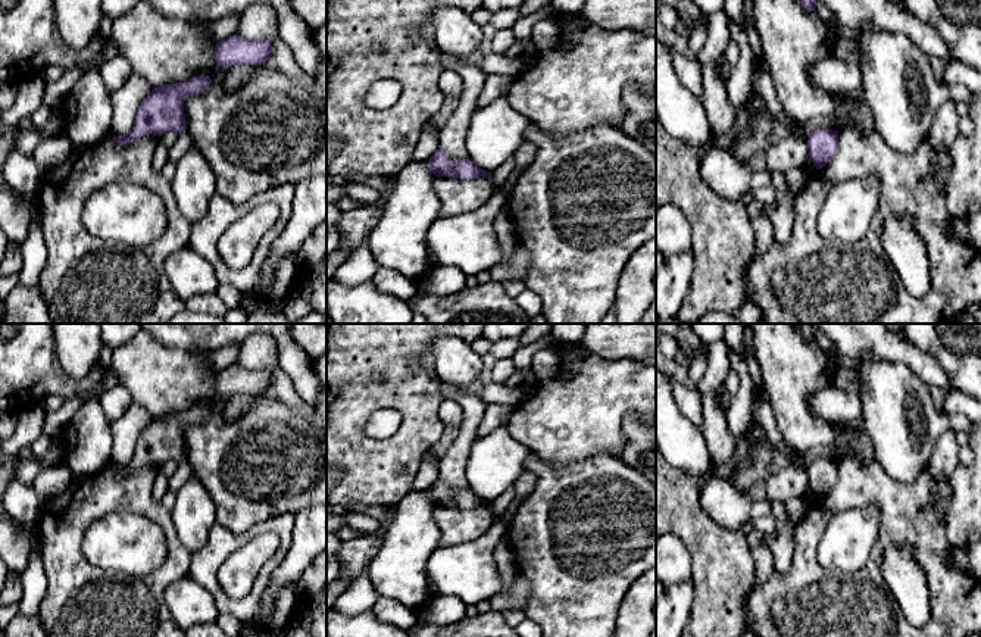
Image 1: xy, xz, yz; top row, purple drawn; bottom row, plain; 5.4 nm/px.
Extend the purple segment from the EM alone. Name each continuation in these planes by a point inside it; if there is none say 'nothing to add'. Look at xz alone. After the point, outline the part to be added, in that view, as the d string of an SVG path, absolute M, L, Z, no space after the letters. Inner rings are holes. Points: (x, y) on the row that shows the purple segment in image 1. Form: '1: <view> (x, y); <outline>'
nothing to add

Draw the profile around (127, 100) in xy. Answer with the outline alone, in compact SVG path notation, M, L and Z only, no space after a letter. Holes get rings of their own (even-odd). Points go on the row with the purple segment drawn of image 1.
M132 74L128 81L115 93L110 93L113 103L113 119L110 131L118 135L128 134L143 100L151 93L151 85L138 74Z

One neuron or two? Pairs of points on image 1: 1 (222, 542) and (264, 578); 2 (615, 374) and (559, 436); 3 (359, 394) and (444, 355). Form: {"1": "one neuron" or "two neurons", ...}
{"1": "one neuron", "2": "one neuron", "3": "two neurons"}

